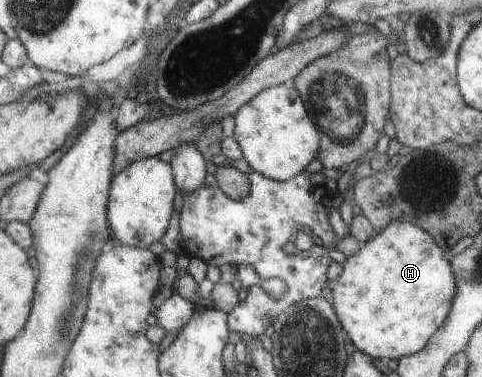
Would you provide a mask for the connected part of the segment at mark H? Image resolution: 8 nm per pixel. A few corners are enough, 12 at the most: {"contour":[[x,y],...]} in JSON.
{"contour":[[391,224],[330,296],[353,343],[428,347],[459,287],[433,234]]}

